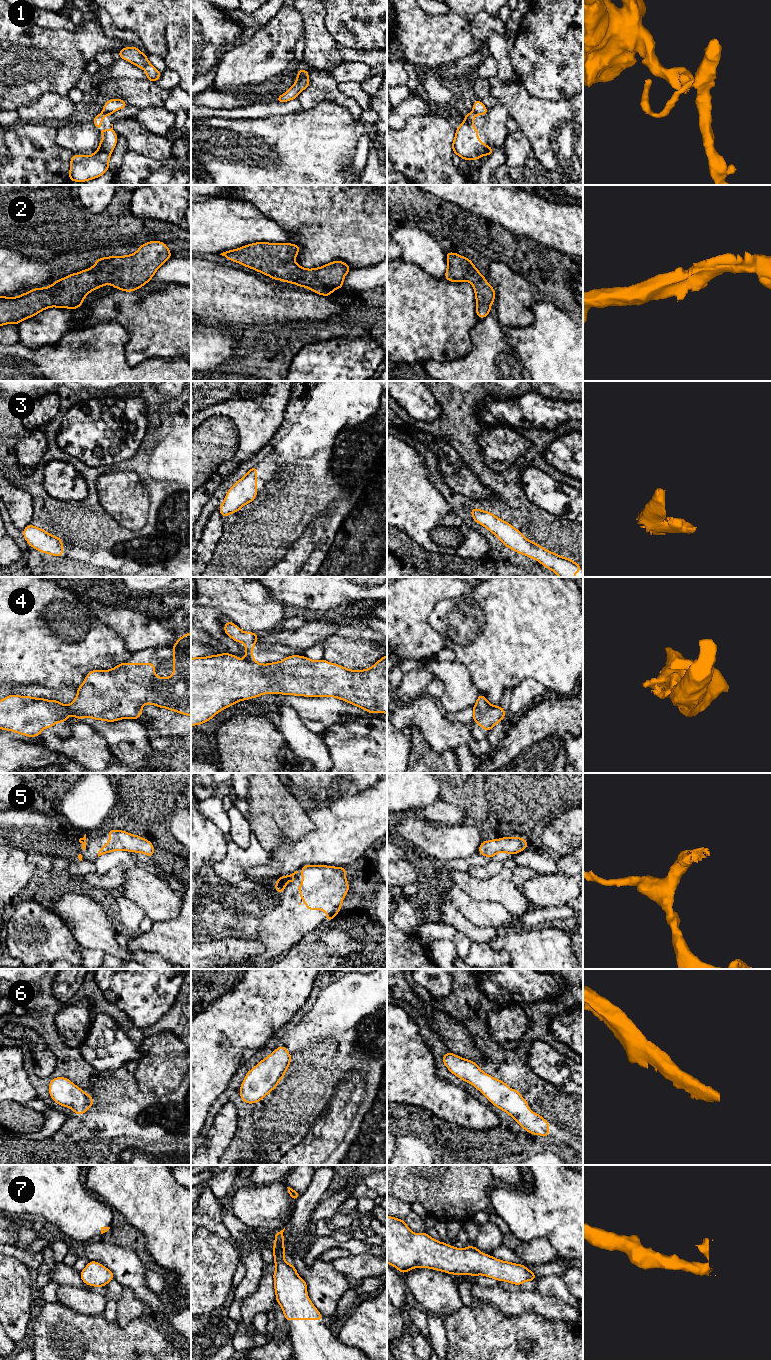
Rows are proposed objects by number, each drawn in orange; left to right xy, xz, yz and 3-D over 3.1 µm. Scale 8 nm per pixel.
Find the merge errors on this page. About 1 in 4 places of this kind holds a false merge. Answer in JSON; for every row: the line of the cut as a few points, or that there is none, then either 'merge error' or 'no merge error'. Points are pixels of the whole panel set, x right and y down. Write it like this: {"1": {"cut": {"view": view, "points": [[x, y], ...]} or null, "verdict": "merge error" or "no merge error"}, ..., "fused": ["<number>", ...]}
{"1": {"cut": {"view": "xz", "points": [[306, 77], [296, 81]]}, "verdict": "merge error"}, "2": {"cut": null, "verdict": "no merge error"}, "3": {"cut": null, "verdict": "no merge error"}, "4": {"cut": {"view": "xz", "points": [[246, 657], [250, 661], [257, 663]]}, "verdict": "merge error"}, "5": {"cut": null, "verdict": "no merge error"}, "6": {"cut": null, "verdict": "no merge error"}, "7": {"cut": null, "verdict": "no merge error"}, "fused": ["1", "4"]}

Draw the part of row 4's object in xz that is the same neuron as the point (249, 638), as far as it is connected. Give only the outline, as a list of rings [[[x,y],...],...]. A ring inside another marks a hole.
[[[228,621],[224,625],[225,634],[231,637],[237,643],[244,642],[247,660],[253,663],[258,663],[254,660],[253,647],[256,645],[258,635],[253,632],[244,632],[237,625]]]

